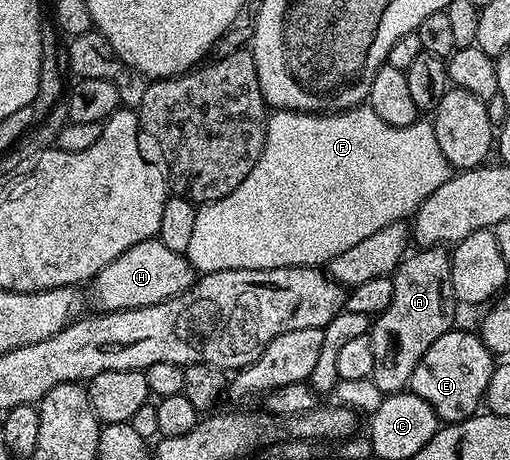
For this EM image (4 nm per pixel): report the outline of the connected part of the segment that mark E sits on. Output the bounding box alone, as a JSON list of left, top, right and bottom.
[407,328,494,423]

